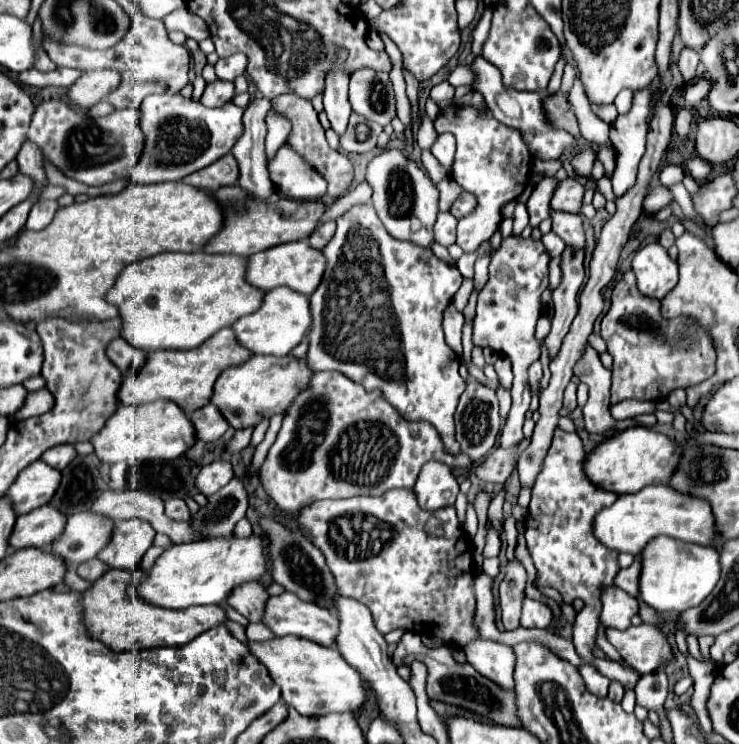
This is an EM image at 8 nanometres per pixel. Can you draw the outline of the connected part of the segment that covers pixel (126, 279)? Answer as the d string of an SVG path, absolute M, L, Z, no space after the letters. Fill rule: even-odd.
M162 252L154 258L126 266L106 298L120 308L124 318L122 336L132 346L154 352L162 348L198 348L218 330L232 326L238 318L258 310L264 294L264 290L258 290L246 282L246 260L238 258L236 254Z

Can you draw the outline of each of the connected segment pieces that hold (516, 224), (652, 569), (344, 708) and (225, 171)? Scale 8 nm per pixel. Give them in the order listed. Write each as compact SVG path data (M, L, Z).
M518 202L513 217L513 230L512 233L514 235L520 236L520 232L526 228L529 224L529 215L527 212L526 205Z
M658 536L642 550L640 596L658 612L684 612L698 606L720 578L720 554L710 546L694 546L676 538Z
M282 636L270 642L248 642L250 652L268 668L272 680L280 686L282 698L288 706L298 710L306 716L322 716L332 712L360 712L368 700L364 680L348 666L348 662L338 654L336 648L318 646L316 642L296 638L296 636Z
M226 154L214 164L186 176L182 182L202 190L218 190L222 186L234 186L238 182L238 174L240 170L238 170L236 158L232 158L232 154Z

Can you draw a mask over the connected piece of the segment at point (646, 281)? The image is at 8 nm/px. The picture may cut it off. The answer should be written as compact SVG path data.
M658 242L638 250L632 260L632 272L636 274L638 290L644 296L658 300L662 300L678 282L678 264Z

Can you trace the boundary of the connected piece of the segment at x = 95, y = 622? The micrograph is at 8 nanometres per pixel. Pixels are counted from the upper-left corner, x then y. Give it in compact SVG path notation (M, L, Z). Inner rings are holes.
M108 570L102 578L94 582L90 590L84 592L82 606L86 614L86 626L92 638L104 642L108 648L124 650L146 650L160 646L184 646L192 642L198 634L220 626L228 620L222 606L194 606L190 610L168 610L156 608L146 600L138 600L130 594L132 586L146 580L146 572L136 570Z

